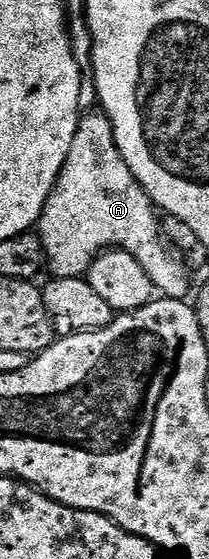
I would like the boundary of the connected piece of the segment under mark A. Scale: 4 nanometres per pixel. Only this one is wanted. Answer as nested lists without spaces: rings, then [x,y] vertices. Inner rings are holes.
[[[87,112],[80,117],[73,144],[69,148],[69,156],[39,217],[37,233],[43,245],[46,269],[52,270],[50,273],[56,278],[84,277],[103,251],[124,250],[137,260],[137,264],[141,264],[141,268],[145,268],[149,280],[162,297],[186,299],[191,290],[188,267],[184,259],[176,256],[172,247],[165,241],[157,207],[143,185],[133,176],[129,164],[125,164],[117,148],[111,121],[102,112]]]

